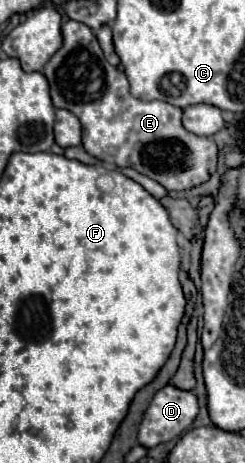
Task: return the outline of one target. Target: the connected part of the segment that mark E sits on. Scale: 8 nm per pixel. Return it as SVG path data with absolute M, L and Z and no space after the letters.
M78 21L62 23L62 47L52 55L48 65L44 67L44 75L50 83L50 97L54 107L62 107L72 111L82 123L82 147L88 155L102 161L106 167L126 169L132 167L138 173L158 181L168 191L188 191L208 181L216 171L218 163L218 145L210 137L200 137L184 129L182 125L182 109L174 107L166 101L140 101L132 97L128 79L122 71L112 67L100 49L96 35Z

